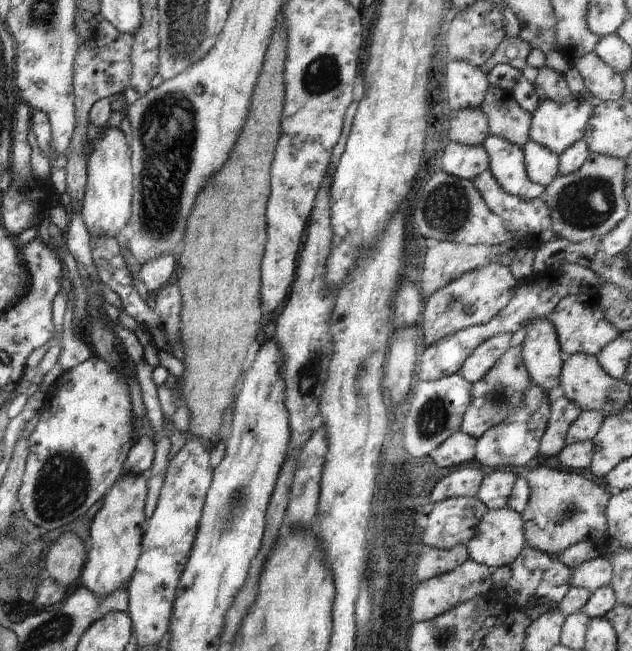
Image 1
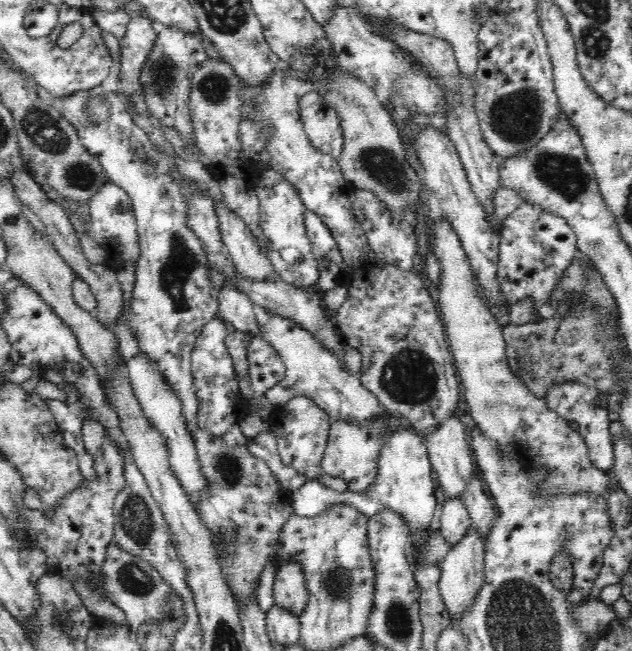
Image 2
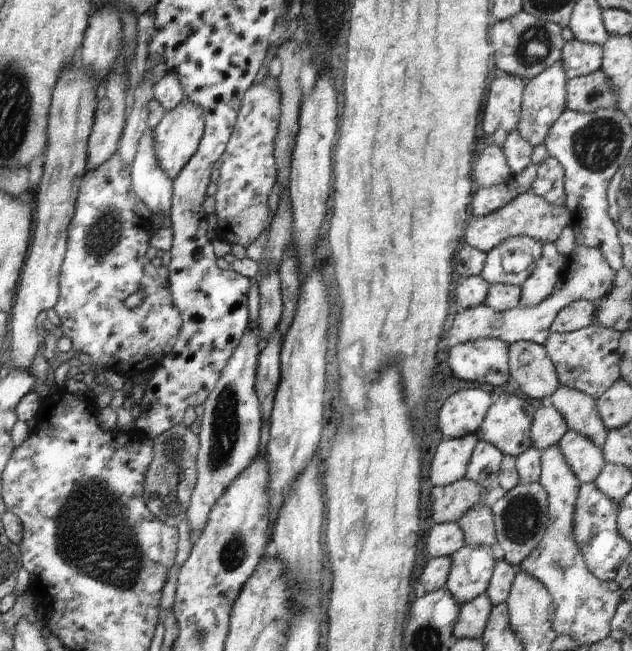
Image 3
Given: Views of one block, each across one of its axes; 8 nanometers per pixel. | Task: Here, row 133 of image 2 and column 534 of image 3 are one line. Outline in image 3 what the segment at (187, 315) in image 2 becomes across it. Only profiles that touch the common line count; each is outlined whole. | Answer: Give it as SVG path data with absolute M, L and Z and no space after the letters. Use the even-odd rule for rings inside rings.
M561 62L552 64L550 68L545 68L544 72L536 78L526 82L523 92L523 101L521 104L520 122L518 122L518 132L528 144L538 146L544 144L544 138L556 122L556 119L566 110L566 78L564 67Z

